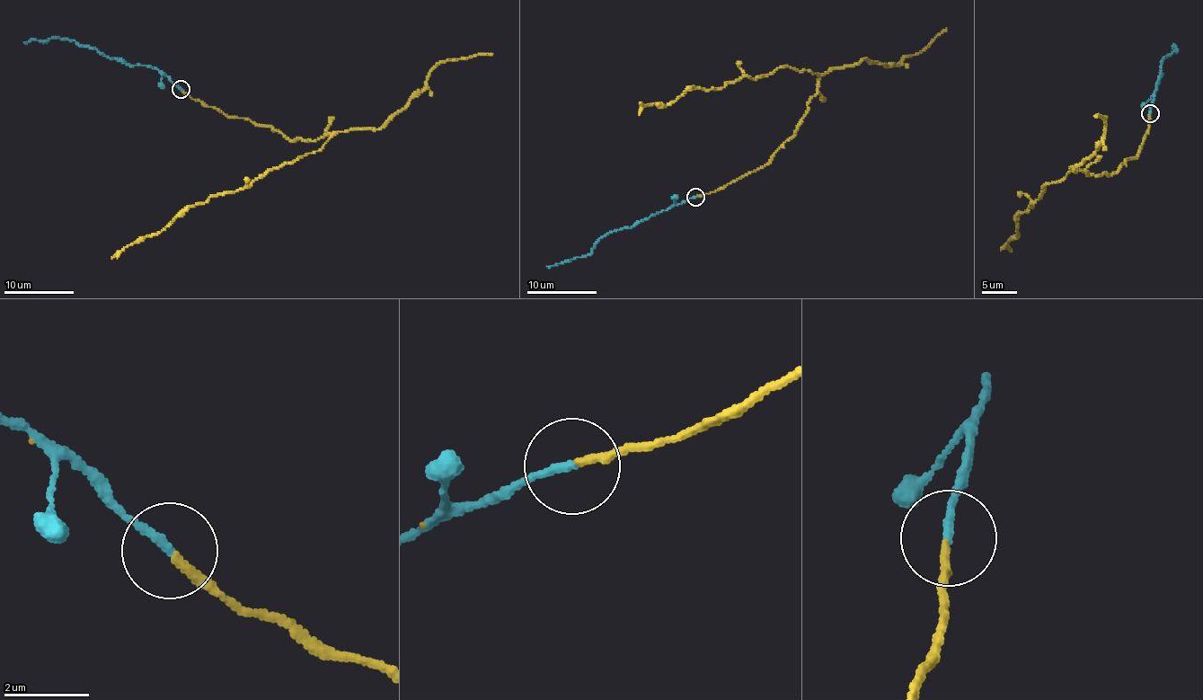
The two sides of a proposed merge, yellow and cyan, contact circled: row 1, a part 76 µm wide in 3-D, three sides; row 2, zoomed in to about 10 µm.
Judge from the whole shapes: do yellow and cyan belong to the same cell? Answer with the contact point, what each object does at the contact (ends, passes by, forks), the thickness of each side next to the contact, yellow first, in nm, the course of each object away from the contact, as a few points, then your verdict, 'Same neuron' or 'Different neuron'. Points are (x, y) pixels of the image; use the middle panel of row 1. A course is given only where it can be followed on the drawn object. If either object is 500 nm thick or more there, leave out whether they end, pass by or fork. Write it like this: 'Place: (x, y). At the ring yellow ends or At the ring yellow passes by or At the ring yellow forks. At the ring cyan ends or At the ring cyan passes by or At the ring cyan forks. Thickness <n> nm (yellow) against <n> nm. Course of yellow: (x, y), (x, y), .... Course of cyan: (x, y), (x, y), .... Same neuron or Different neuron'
Place: (695, 197). At the ring yellow ends. At the ring cyan ends. Thickness 200 nm (yellow) against 200 nm. Course of yellow: (695, 197), (769, 162), (794, 136), (818, 77), (776, 67), (684, 92), (673, 102), (645, 105), (640, 115). Course of cyan: (695, 196), (629, 227), (606, 233), (592, 250), (580, 257), (546, 266). Same neuron

